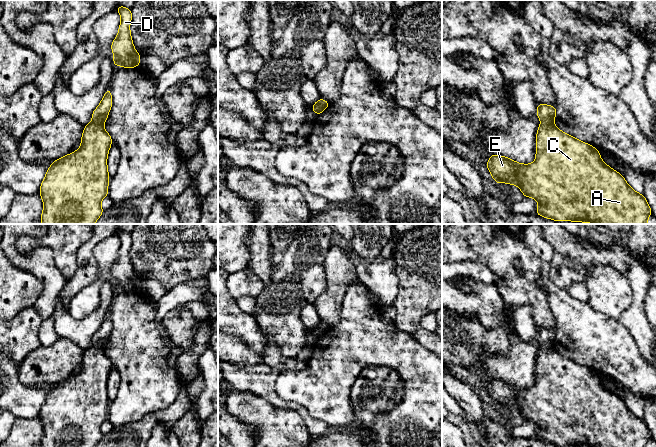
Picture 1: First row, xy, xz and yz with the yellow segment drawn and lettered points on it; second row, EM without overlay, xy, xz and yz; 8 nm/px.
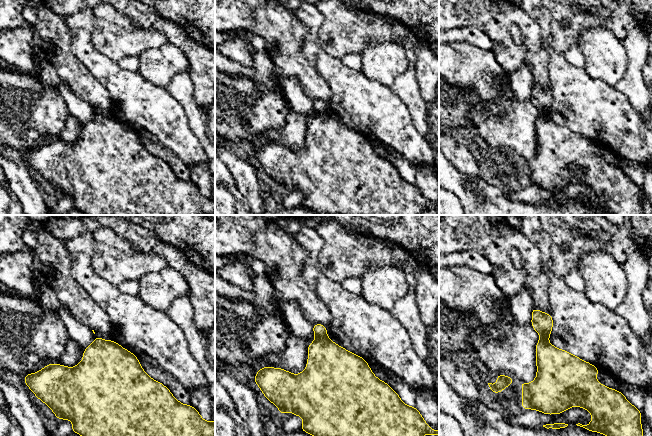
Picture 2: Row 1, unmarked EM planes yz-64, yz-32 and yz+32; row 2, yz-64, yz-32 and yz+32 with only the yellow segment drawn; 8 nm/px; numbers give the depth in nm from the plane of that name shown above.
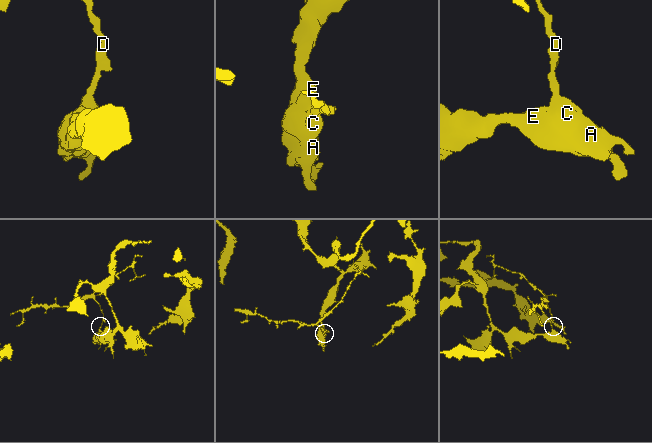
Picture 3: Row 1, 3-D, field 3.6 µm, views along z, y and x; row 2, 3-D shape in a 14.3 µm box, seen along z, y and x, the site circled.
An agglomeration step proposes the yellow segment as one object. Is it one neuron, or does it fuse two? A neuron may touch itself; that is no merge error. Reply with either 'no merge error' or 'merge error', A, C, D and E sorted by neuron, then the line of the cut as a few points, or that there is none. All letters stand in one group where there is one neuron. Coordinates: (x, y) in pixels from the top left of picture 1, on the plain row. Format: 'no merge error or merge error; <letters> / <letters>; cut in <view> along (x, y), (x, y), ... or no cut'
merge error; A C E / D; cut in yz along (541, 346), (553, 347)

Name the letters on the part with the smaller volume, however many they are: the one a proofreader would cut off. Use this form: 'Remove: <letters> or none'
Remove: D

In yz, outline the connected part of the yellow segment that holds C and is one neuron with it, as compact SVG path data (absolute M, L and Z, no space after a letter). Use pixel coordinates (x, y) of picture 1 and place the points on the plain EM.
M541 347L536 359L536 381L532 388L520 388L504 380L491 378L486 387L496 407L516 409L524 421L538 425L536 438L555 445L591 447L647 447L652 438L643 418L637 417L617 395L605 388L598 373L559 354L554 347Z

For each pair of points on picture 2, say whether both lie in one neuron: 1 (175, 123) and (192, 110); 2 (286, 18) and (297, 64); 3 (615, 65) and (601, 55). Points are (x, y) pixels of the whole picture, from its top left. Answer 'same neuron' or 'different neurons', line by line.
1: different neurons
2: same neuron
3: same neuron

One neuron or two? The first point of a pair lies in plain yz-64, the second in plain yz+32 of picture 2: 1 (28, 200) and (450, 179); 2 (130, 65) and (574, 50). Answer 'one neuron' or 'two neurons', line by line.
1: two neurons
2: one neuron

